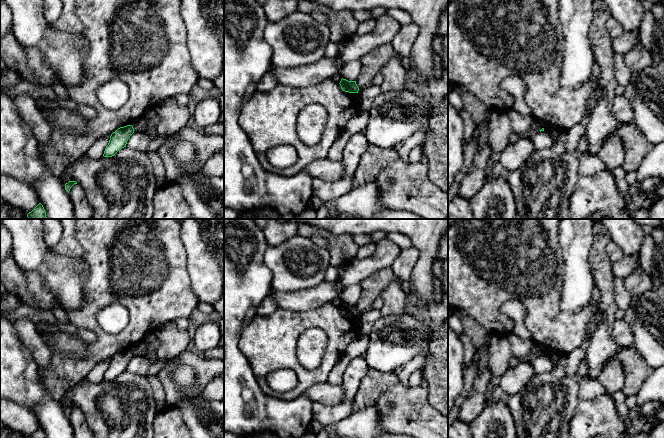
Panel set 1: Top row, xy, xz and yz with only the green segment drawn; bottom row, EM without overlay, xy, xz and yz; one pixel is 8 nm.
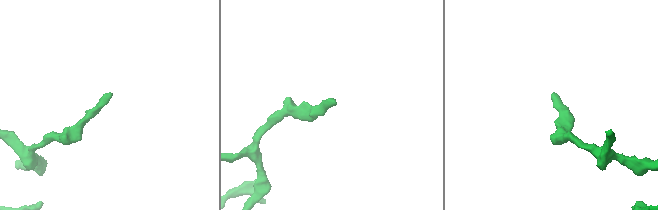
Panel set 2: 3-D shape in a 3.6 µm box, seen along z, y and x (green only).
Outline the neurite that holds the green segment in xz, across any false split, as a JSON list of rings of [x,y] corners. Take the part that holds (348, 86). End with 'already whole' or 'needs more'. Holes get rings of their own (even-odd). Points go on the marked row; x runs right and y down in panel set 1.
[[[342,78],[339,84],[341,86],[341,89],[345,92],[358,93],[359,91],[356,81],[348,81]]]; already whole

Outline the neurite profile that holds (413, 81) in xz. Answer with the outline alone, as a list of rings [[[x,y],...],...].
[[[412,65],[405,69],[407,72],[406,89],[414,92],[423,85],[421,78]]]

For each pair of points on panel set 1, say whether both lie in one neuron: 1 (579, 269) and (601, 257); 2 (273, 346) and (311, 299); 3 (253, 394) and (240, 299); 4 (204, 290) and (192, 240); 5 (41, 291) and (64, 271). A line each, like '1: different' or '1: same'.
1: different
2: different
3: same
4: same
5: different

